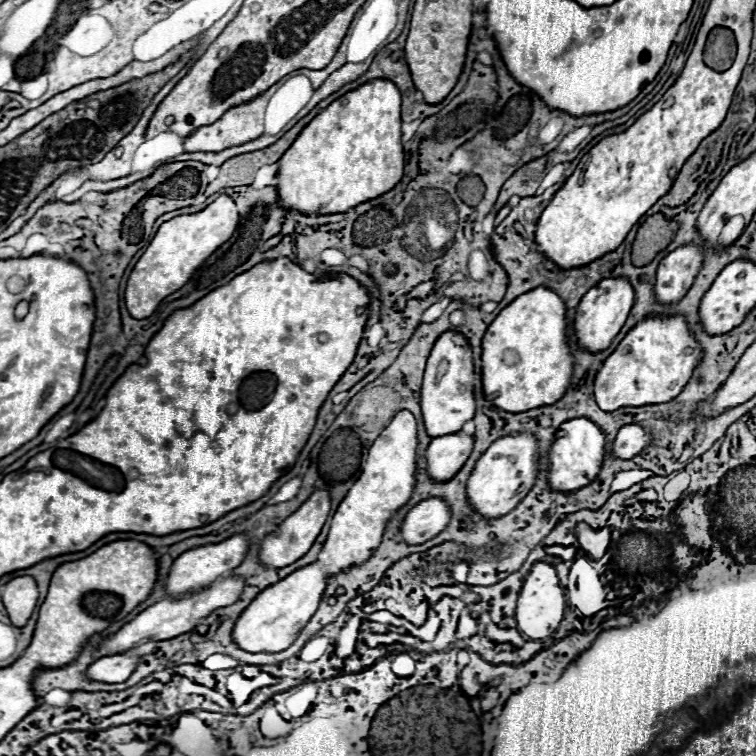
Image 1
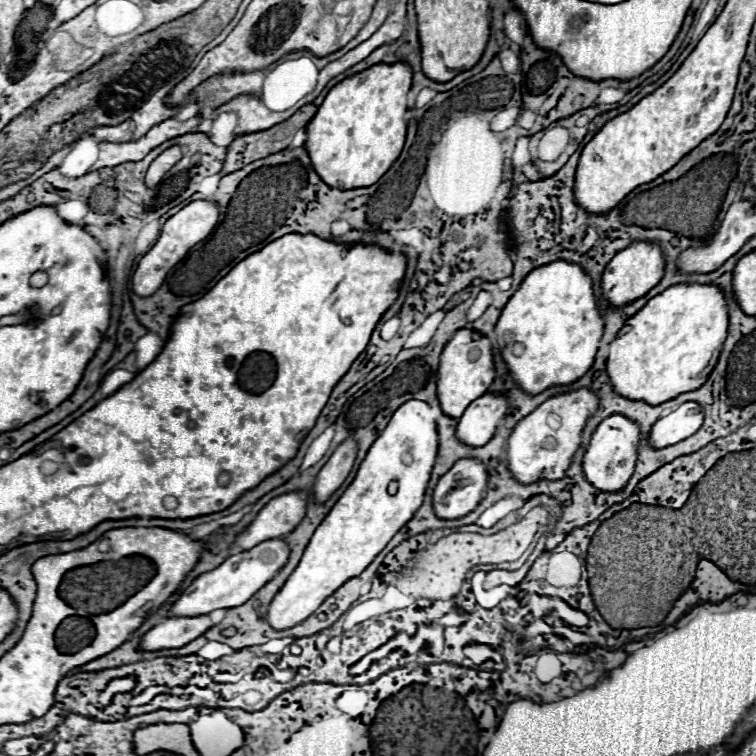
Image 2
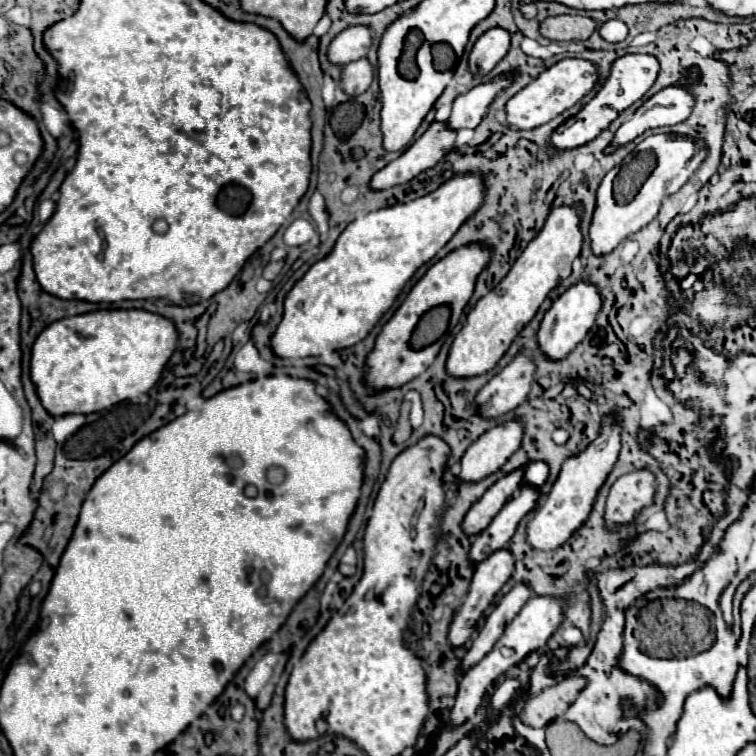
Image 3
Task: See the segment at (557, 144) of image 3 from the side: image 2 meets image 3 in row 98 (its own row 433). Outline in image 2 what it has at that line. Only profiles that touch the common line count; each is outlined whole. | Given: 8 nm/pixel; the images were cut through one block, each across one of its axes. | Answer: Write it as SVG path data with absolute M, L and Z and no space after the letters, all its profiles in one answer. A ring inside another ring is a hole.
M614 414L604 418L590 436L586 452L582 456L582 472L586 480L602 492L618 492L632 478L636 464L636 450L640 442L638 426L622 414Z

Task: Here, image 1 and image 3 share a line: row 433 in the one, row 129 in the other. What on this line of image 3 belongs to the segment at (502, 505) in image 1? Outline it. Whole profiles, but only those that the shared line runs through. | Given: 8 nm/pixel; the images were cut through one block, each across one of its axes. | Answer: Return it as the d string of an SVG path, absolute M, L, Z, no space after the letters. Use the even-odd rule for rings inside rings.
M564 58L554 66L546 68L538 78L534 78L526 88L522 88L514 98L508 100L506 104L508 124L520 130L530 130L540 124L546 124L564 110L572 108L576 102L580 102L594 88L596 80L598 68L594 62L584 58Z

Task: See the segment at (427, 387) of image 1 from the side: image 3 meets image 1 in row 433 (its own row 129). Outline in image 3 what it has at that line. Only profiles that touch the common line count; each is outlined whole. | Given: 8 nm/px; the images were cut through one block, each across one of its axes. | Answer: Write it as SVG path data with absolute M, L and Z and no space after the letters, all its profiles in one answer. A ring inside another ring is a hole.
M432 122L428 130L398 156L386 168L374 174L372 188L386 190L398 184L406 184L420 172L434 168L452 148L456 140L456 130L448 122Z

